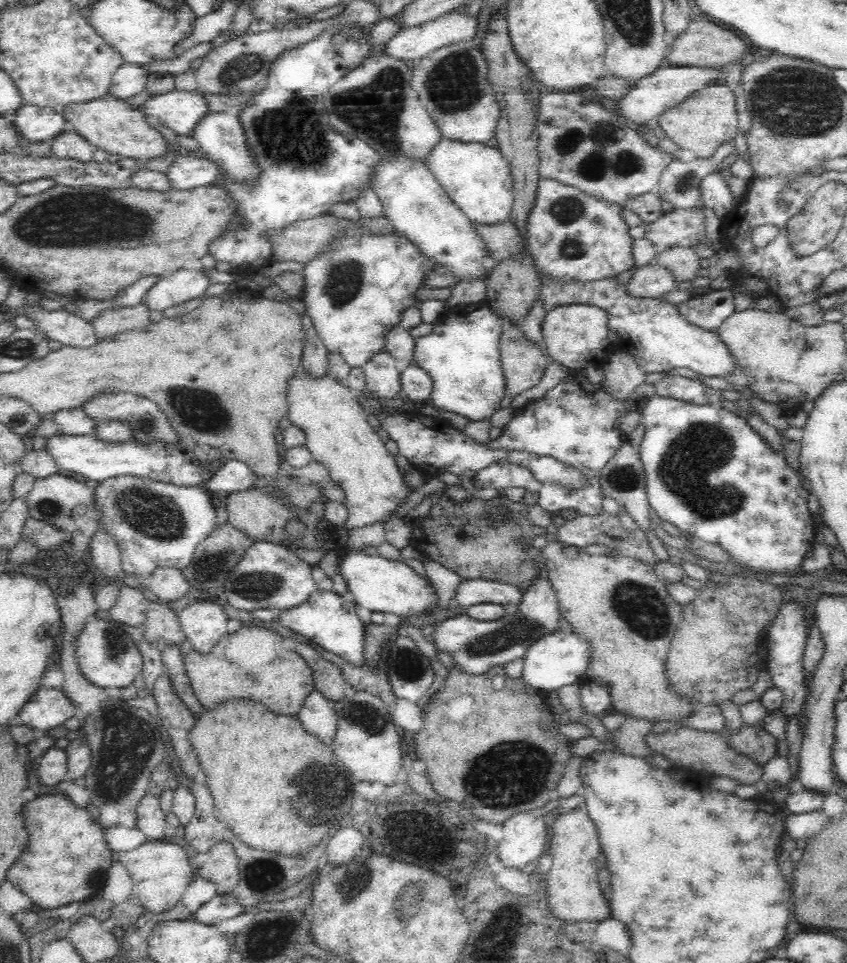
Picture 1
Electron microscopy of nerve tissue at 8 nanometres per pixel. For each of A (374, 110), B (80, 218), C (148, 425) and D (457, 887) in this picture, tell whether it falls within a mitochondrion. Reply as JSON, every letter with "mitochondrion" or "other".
{"A":"mitochondrion","B":"mitochondrion","C":"mitochondrion","D":"other"}

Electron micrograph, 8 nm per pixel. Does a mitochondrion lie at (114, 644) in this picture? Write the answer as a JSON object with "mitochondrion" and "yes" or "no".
{"mitochondrion":"yes"}

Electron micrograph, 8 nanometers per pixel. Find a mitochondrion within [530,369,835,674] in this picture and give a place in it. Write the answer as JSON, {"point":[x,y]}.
{"point":[689,468]}

